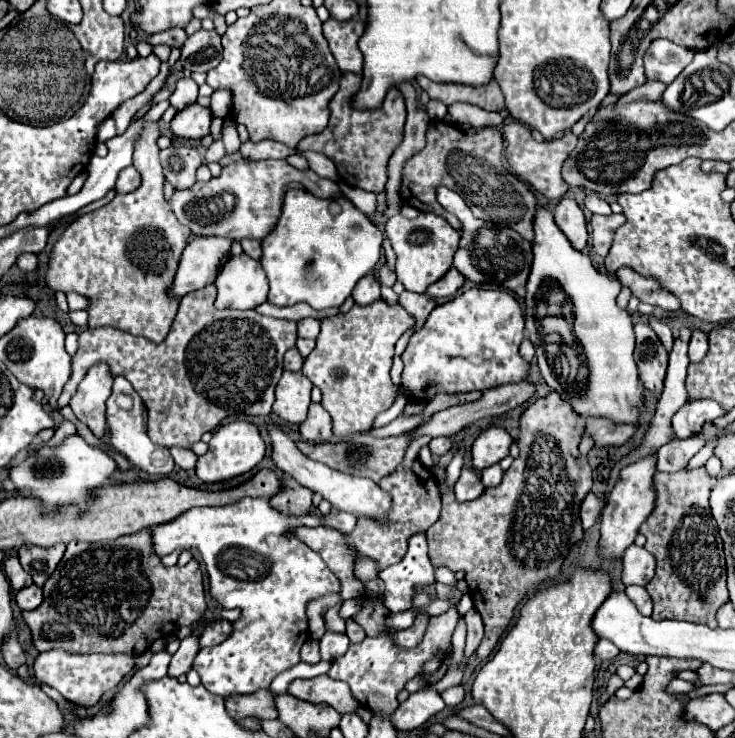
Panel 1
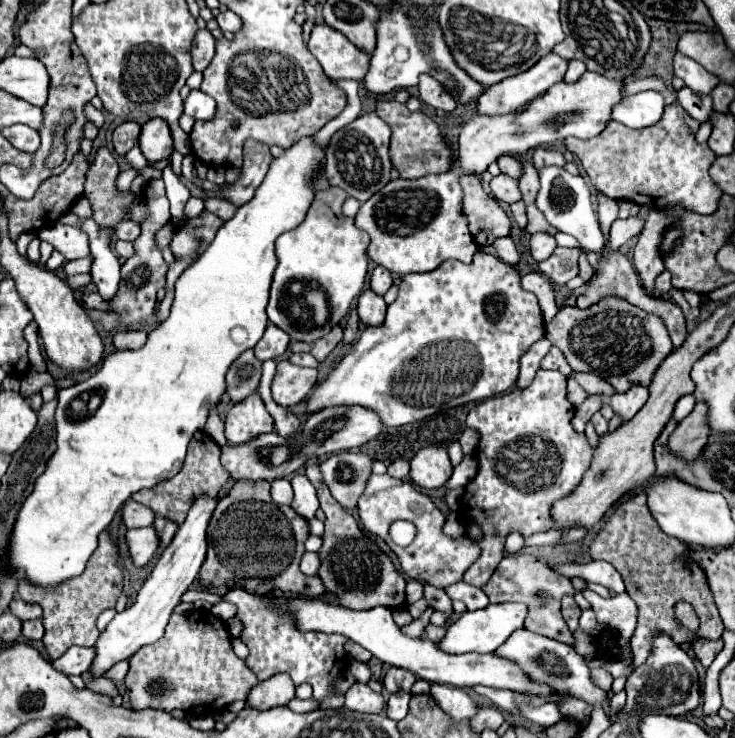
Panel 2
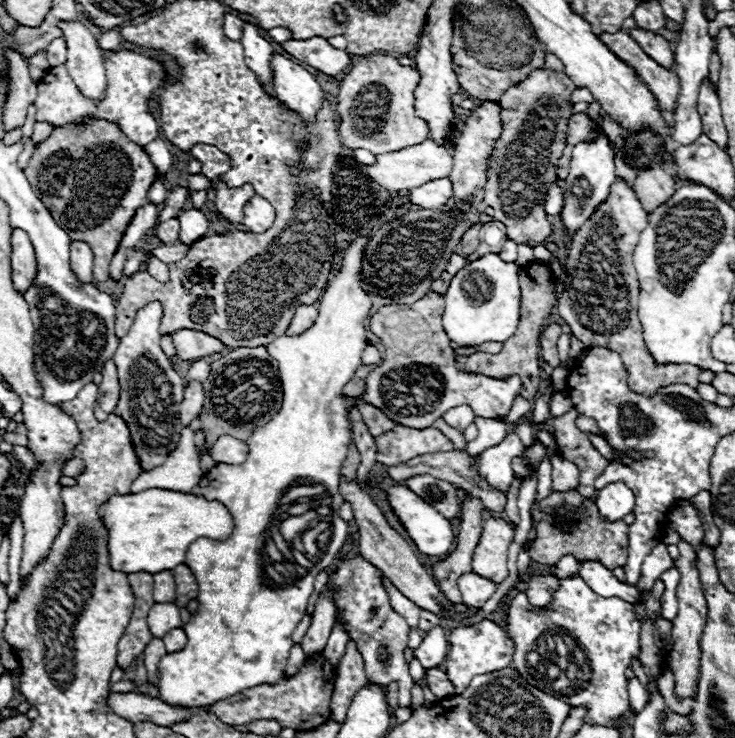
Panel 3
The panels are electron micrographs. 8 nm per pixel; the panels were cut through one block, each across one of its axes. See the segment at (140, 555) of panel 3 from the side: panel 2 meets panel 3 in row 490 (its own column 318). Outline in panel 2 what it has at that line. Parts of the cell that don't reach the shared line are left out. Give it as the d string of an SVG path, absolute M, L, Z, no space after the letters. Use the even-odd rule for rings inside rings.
M312 136L300 138L296 146L274 158L254 198L220 226L212 244L176 280L170 316L148 334L146 346L140 350L116 350L104 358L102 368L88 380L68 390L58 390L58 450L18 512L12 542L2 562L4 566L12 566L20 578L28 578L28 582L42 588L52 588L68 578L80 576L98 546L98 534L106 530L122 504L134 492L152 488L180 472L190 438L196 430L204 428L210 412L220 404L226 392L228 368L244 350L258 344L268 326L266 304L272 274L278 264L274 250L276 238L304 222L314 202L312 180L324 170L324 158L326 146L320 146ZM74 400L80 400L84 408L74 412Z

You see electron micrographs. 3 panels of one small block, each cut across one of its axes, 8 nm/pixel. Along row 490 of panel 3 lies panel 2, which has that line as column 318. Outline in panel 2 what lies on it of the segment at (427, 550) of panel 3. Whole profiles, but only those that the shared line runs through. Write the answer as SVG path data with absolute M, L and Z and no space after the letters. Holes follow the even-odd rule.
M476 252L472 264L448 260L426 274L408 274L402 278L398 298L388 306L384 324L362 330L354 348L350 348L338 366L308 398L306 414L336 406L364 406L376 412L384 426L396 428L412 424L440 410L480 402L508 392L518 378L518 360L530 346L544 338L544 318L538 298L520 286L520 274L514 266L500 262L490 252Z

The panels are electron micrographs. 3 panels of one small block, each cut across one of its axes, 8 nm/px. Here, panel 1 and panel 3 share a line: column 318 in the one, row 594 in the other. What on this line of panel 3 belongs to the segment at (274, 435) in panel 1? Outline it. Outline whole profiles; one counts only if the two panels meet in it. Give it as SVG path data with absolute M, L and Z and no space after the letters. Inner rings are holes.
M476 572L460 576L458 586L460 586L460 592L462 592L462 598L464 598L466 606L476 608L476 610L482 608L484 602L490 600L492 594L496 592L496 584L490 582L488 578L478 576Z

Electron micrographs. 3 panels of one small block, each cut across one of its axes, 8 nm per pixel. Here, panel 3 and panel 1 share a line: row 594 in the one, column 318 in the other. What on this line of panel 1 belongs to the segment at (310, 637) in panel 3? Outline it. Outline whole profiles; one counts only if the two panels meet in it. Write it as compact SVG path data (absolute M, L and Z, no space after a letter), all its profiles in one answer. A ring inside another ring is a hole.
M304 318L298 322L298 336L300 338L316 338L320 332L320 320Z

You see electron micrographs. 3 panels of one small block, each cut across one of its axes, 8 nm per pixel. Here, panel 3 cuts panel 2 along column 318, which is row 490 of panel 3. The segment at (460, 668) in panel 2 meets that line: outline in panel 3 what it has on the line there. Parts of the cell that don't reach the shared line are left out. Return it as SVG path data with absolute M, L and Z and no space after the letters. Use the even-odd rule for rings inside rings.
M614 482L596 492L596 506L604 520L616 522L634 510L634 498L634 492L626 484Z

